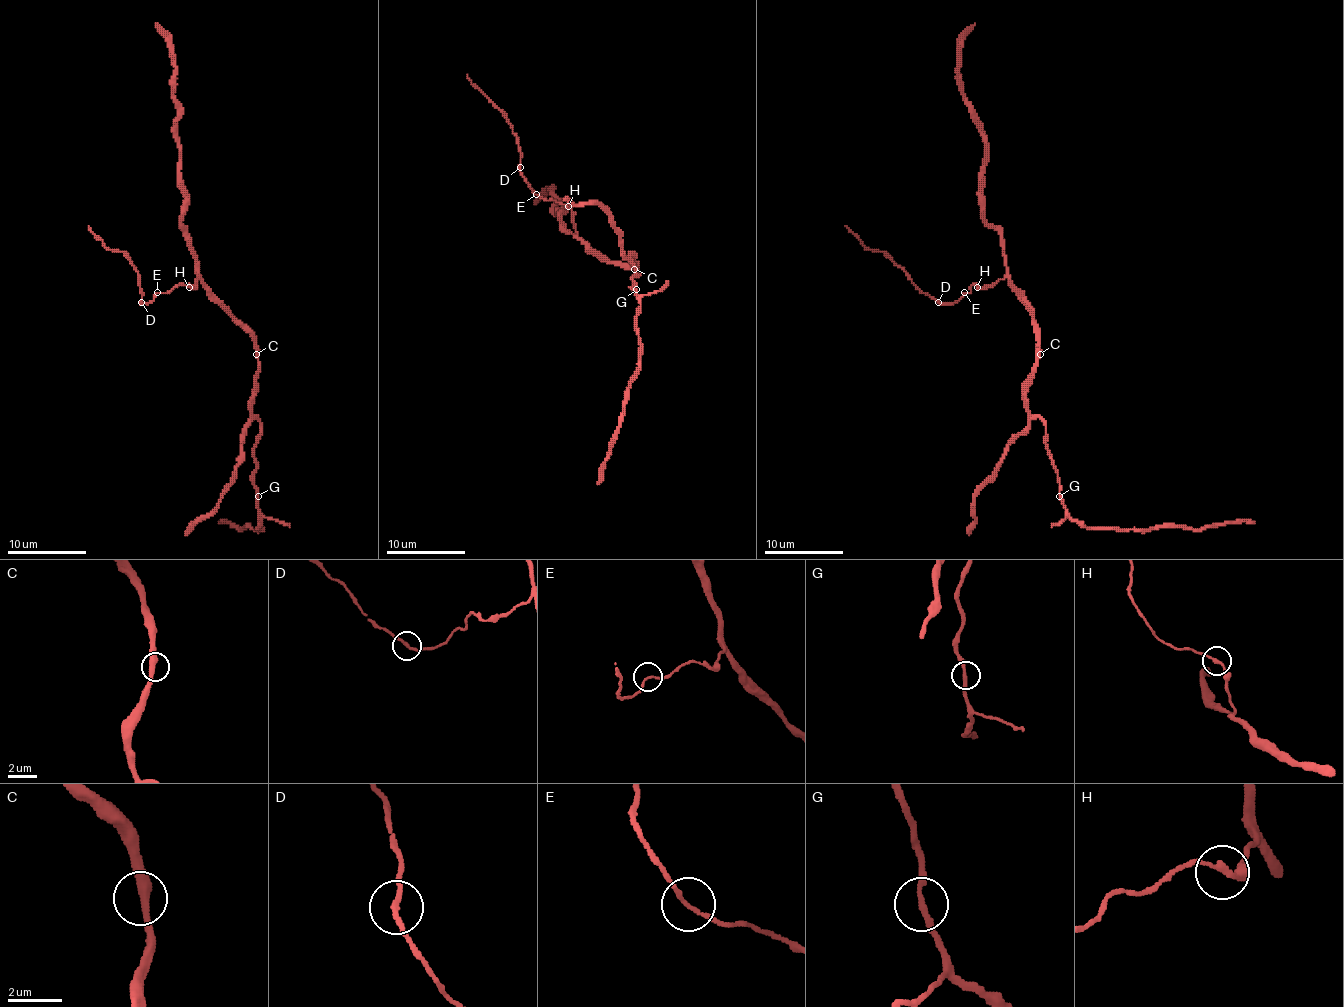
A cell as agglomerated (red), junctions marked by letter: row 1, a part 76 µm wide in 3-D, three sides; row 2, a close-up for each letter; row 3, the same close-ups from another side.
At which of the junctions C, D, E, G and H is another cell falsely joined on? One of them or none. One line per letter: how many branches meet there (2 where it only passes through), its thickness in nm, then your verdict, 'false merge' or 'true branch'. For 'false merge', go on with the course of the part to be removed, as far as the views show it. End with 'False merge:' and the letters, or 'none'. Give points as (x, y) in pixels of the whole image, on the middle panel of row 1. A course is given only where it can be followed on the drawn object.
C: 2 | 360 nm | true branch
D: 2 | 200 nm | true branch
E: 2 | 140 nm | true branch
G: 2 | 240 nm | true branch
H: 2 | 200 nm | true branch
False merge: none

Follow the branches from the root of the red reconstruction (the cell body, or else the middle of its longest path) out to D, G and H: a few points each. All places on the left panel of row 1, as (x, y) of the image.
D: (258, 354), (256, 340), (199, 277), (193, 289), (177, 285), (157, 293), (150, 303), (142, 303)
G: (258, 354), (258, 377), (252, 405), (252, 415), (260, 421), (260, 439), (254, 448), (254, 488), (258, 496)
H: (258, 354), (256, 340), (211, 295), (211, 289), (199, 277), (193, 289), (189, 287)

